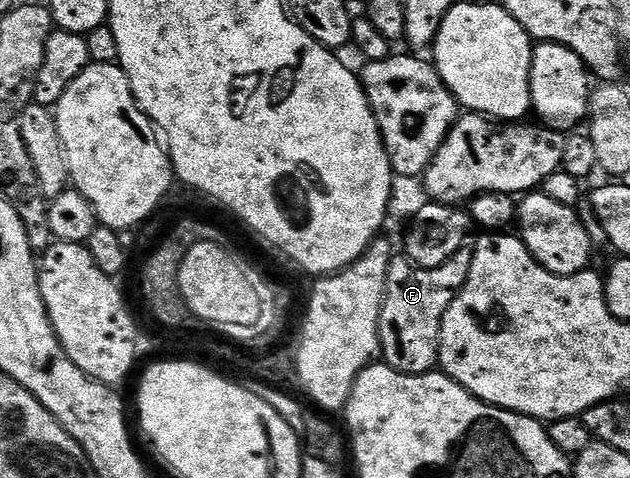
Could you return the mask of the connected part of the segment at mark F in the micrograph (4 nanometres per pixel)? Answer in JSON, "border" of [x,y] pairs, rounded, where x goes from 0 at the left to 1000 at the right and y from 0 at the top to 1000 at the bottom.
{"border":[[[735,519],[722,527],[708,550],[681,565],[660,554],[643,536],[621,538],[600,680],[606,722],[603,741],[611,764],[638,782],[679,782],[697,764],[695,713],[705,653],[711,653],[717,628],[743,586],[751,542],[751,521]]]}

